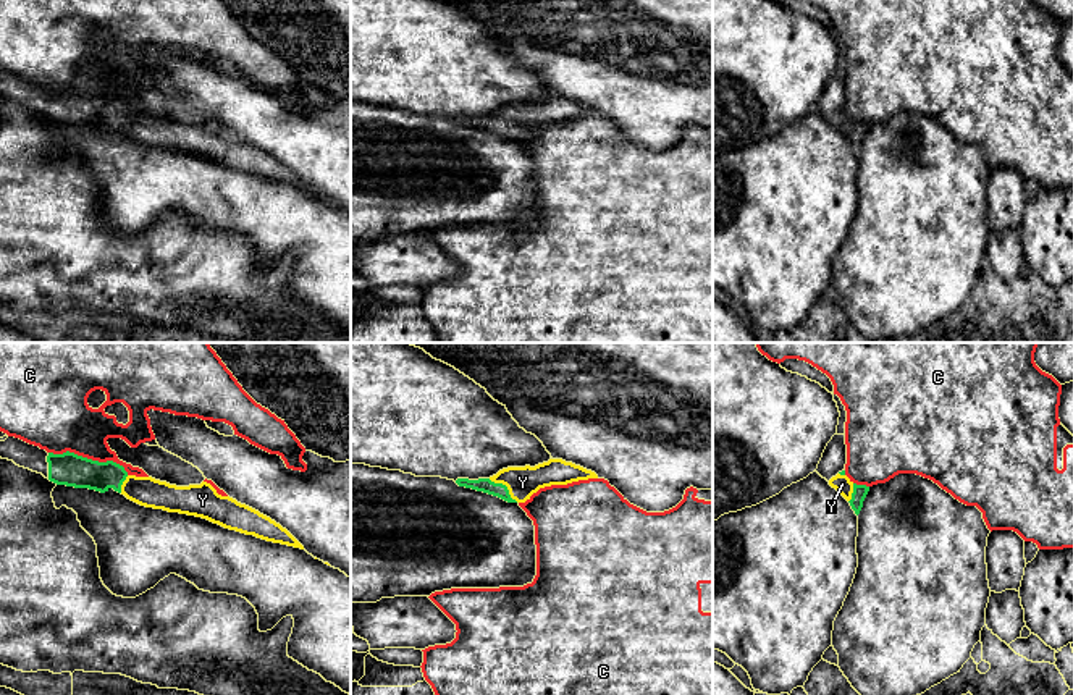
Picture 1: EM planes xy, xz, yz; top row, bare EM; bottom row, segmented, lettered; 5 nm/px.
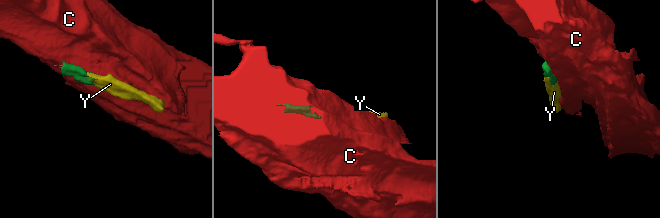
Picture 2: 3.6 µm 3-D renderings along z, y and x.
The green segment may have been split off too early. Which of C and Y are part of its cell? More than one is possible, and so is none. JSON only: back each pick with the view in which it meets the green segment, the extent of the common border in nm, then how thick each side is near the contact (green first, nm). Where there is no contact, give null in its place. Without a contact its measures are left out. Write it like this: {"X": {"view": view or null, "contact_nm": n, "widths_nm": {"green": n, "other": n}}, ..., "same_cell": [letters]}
{"Y": {"view": "xz", "contact_nm": 190, "widths_nm": {"green": 70, "other": 160}}, "same_cell": ["Y"]}

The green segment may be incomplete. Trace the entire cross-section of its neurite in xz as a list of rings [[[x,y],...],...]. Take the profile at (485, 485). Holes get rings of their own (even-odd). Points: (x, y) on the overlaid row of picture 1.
[[[549,459],[535,467],[507,467],[490,478],[457,478],[456,483],[459,486],[498,496],[507,503],[525,503],[540,488],[567,485],[588,478],[598,478],[598,475],[562,459]]]

